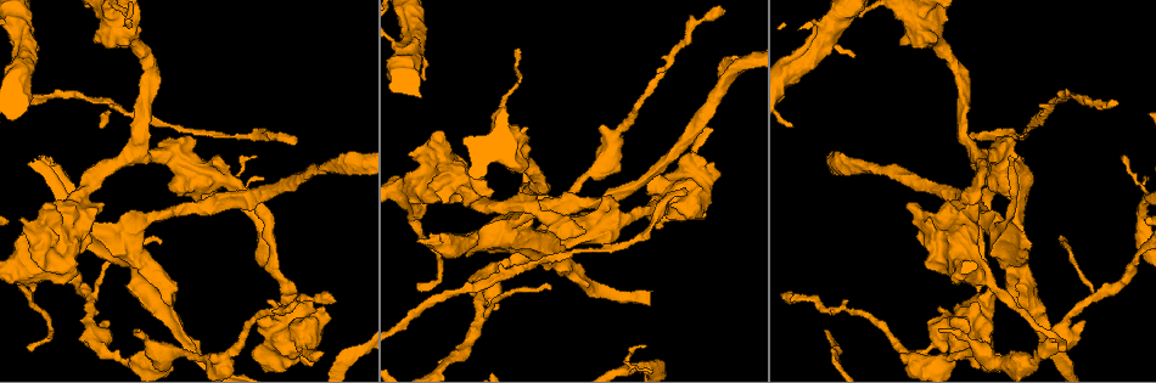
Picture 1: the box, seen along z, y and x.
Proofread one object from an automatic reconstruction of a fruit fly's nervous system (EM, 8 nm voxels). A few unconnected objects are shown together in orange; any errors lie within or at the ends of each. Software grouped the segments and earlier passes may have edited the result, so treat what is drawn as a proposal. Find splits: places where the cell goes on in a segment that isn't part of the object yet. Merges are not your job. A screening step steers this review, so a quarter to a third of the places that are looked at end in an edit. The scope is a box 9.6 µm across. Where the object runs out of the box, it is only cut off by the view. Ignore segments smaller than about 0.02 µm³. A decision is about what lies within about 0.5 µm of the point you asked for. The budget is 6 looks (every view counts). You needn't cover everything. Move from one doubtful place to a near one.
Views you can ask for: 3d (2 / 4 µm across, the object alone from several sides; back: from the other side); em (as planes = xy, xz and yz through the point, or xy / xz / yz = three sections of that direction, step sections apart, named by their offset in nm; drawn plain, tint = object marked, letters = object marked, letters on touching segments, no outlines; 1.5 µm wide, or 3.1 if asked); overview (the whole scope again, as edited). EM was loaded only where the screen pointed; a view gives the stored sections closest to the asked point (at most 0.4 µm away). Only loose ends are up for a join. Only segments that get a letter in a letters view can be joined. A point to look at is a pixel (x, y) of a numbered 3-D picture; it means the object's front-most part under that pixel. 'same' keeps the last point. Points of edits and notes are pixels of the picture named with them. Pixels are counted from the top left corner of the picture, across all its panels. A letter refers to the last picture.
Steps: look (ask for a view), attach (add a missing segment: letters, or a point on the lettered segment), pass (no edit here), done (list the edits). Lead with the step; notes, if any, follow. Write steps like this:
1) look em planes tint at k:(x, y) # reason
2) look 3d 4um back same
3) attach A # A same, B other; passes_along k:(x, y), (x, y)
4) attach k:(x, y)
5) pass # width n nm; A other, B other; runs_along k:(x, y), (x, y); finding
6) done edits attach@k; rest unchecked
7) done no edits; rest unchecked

look 3d 4um at 1:(722, 15) # tapers out

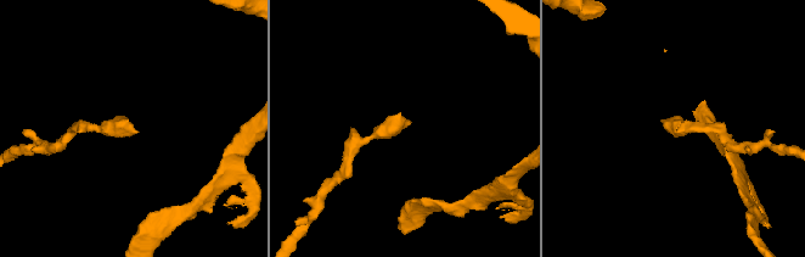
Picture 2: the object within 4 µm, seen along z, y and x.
look em planes letters at 2:(407, 125) # shape alone is not enough

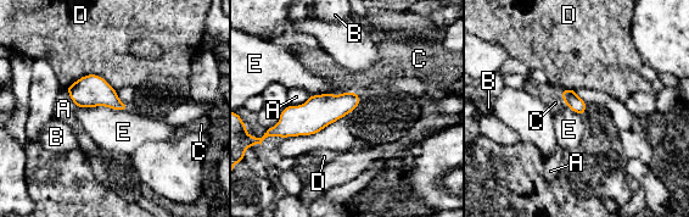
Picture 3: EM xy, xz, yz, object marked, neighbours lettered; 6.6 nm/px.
pass # A other, B other, C other, D other, E other; border 3:(76, 106), (128, 109); no lettered segment goes on from it

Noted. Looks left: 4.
look em planes letters at 1:(686, 191) # thin end

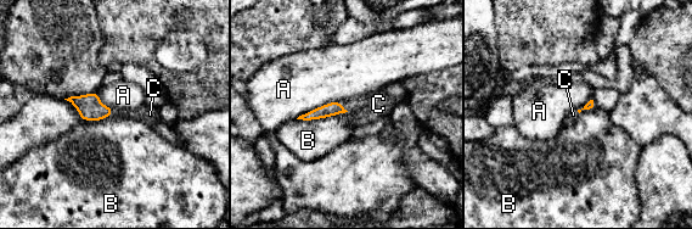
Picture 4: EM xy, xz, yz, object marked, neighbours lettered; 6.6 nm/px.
attach C # longest_contact B 340 nm; A other, B other, C same; passes_along 4:(332, 109), (343, 107), (378, 104); it goes on there

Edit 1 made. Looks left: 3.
look em planes tint at 1:(46, 204) # branch stops here

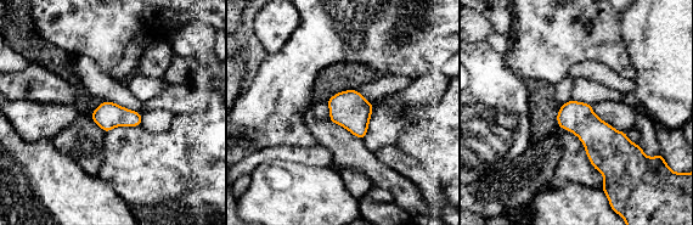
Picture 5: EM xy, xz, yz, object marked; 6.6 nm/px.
look em planes letters same

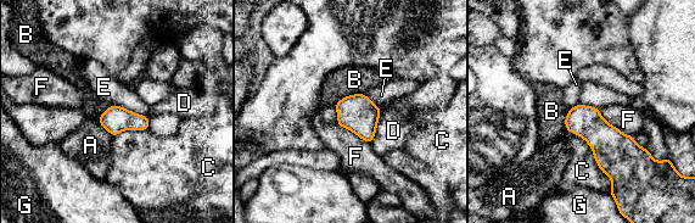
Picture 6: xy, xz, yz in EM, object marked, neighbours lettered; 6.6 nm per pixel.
attach B # A other, B same, C other, D other, E other, F other, G other; the cell continues

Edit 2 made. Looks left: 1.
done edits attach@4, attach@6; rest unchecked

